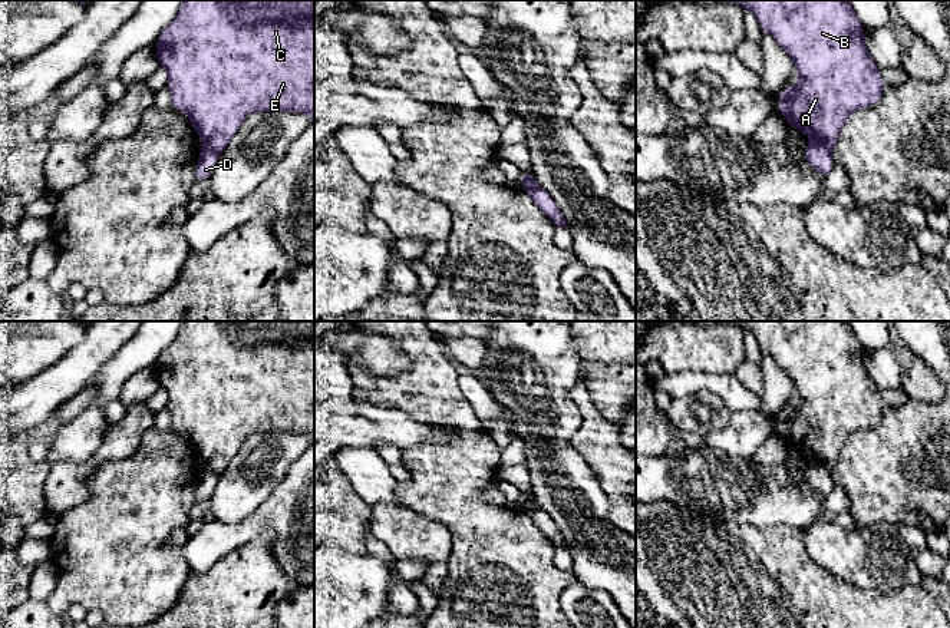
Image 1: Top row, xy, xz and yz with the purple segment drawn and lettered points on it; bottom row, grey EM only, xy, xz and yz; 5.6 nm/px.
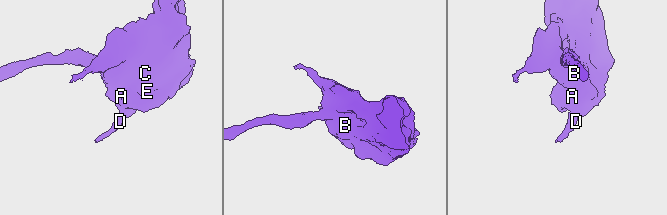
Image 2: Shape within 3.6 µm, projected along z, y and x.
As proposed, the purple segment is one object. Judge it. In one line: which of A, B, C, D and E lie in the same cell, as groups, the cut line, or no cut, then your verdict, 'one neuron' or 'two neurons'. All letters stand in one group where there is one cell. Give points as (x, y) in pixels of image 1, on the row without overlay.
groups A B C E / D; cut xy (204, 465), (217, 476); two neurons

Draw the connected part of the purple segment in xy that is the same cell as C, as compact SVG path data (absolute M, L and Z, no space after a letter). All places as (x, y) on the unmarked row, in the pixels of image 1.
M185 321L155 370L168 393L172 430L188 436L197 456L217 476L253 433L306 434L314 444L314 321Z

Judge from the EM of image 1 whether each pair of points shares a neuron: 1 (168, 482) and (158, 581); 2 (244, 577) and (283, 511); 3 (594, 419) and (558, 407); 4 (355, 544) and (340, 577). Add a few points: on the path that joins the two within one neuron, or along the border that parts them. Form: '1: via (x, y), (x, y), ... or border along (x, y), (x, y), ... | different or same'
1: via (154, 506), (154, 557) | same
2: border along (237, 548), (267, 531), (270, 552), (280, 567) | different
3: border along (579, 382), (570, 392), (580, 415), (573, 448) | different
4: border along (329, 544), (366, 554) | different

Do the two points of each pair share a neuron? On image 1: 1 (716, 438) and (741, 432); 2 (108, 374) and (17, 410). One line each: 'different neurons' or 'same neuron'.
1: same neuron
2: different neurons

